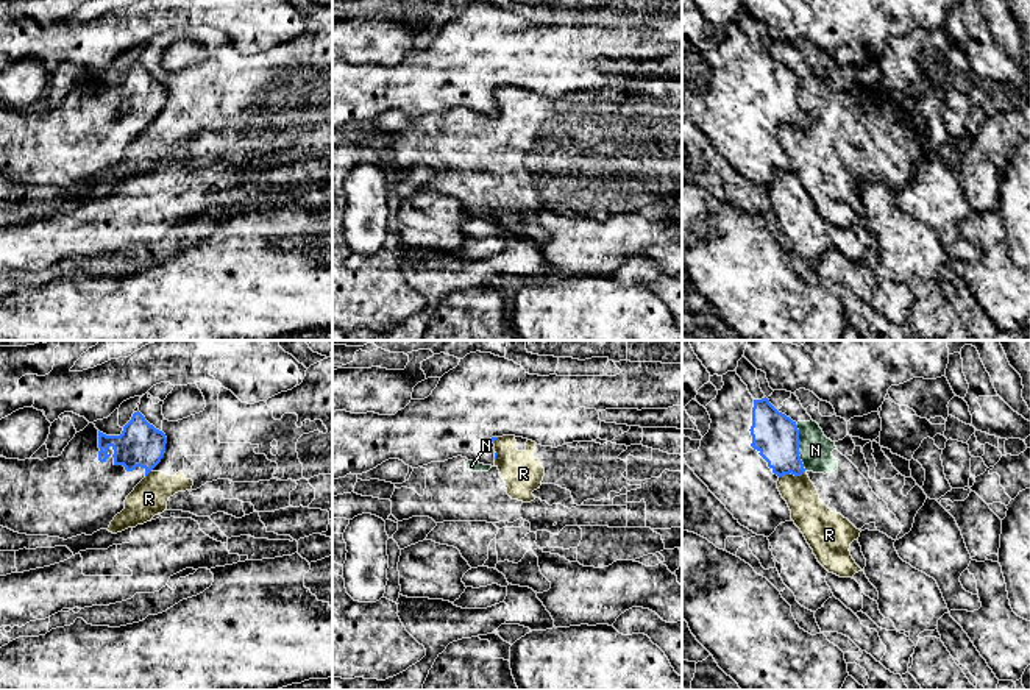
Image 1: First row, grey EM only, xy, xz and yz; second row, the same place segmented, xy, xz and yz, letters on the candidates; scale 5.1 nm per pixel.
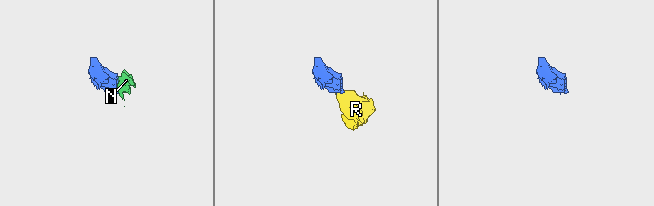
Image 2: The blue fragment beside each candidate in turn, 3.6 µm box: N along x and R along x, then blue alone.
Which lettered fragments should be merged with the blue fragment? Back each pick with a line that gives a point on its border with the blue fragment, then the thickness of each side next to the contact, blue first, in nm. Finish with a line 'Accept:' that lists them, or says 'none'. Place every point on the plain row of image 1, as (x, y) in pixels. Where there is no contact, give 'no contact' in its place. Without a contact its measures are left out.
Accept: none

